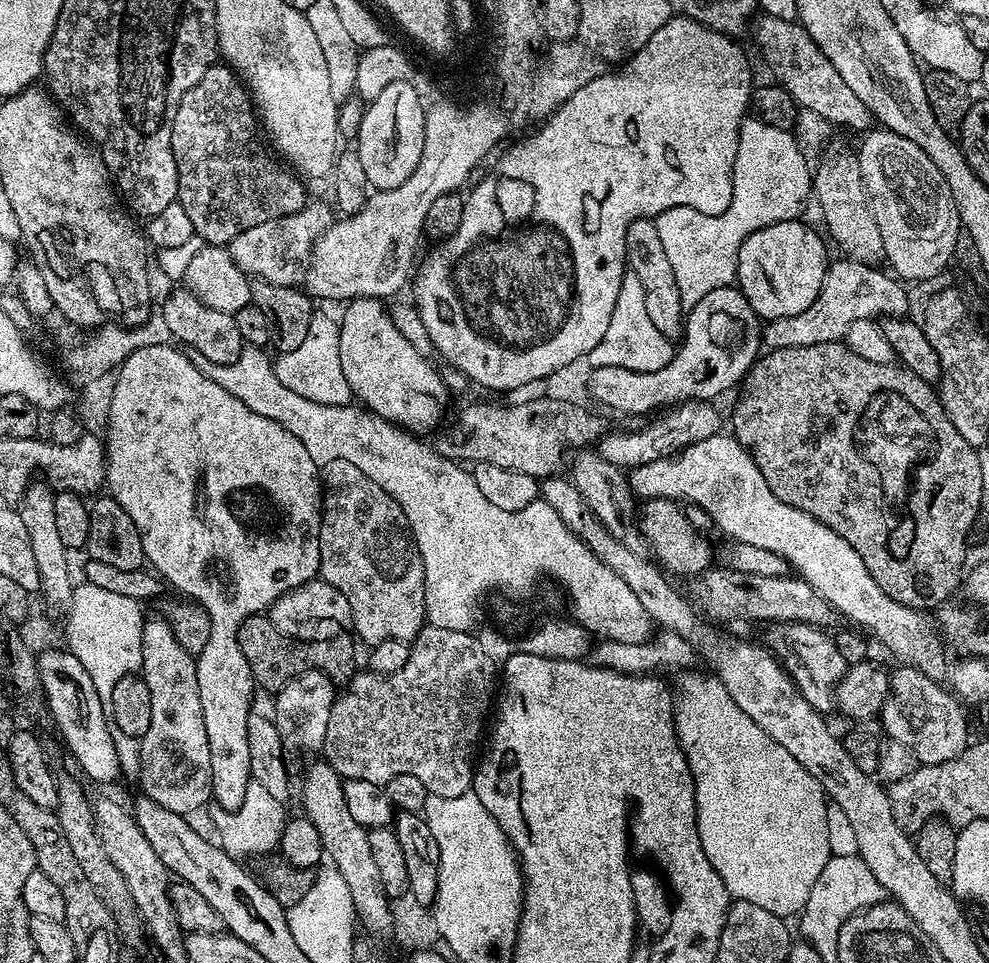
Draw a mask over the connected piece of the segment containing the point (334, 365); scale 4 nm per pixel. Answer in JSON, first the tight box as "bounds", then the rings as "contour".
{"bounds":[274,316,353,406],"contour":[[[316,316],[312,320],[311,317],[298,347],[289,352],[279,353],[274,363],[282,386],[294,390],[294,394],[302,394],[302,398],[310,398],[310,402],[322,402],[322,406],[342,406],[353,403],[350,382],[346,382],[346,374],[342,370],[340,326],[335,319]]]}

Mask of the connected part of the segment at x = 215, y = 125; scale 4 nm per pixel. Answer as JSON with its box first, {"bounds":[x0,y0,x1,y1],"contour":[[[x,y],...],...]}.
{"bounds":[170,66,310,245],"contour":[[[214,66],[209,72],[202,74],[202,78],[194,86],[190,86],[186,94],[182,94],[182,102],[178,102],[170,134],[170,146],[174,162],[178,166],[176,199],[182,210],[186,210],[196,235],[205,245],[231,245],[238,234],[254,226],[262,226],[262,222],[298,214],[309,203],[310,196],[304,189],[305,181],[260,145],[255,128],[258,128],[258,116],[250,93],[240,77],[227,66]]]}

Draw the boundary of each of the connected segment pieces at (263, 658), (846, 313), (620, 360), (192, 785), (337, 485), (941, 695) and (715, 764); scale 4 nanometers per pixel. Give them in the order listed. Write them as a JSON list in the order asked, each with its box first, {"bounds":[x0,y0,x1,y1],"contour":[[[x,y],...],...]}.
[{"bounds":[236,615,358,690],"contour":[[[267,615],[251,616],[246,618],[238,626],[236,631],[236,645],[242,650],[242,654],[246,654],[246,662],[250,662],[250,670],[252,677],[256,680],[257,685],[261,689],[272,688],[271,690],[279,690],[284,687],[288,681],[293,680],[299,672],[304,672],[308,668],[321,669],[328,677],[332,679],[332,683],[337,686],[353,679],[358,671],[358,665],[352,660],[336,660],[336,644],[332,642],[321,642],[319,640],[292,640],[286,634],[282,634],[278,630],[274,630],[274,626],[268,621]]]},{"bounds":[762,259,909,350],"contour":[[[839,259],[829,263],[822,290],[809,308],[802,310],[802,314],[770,320],[763,325],[762,344],[765,349],[790,350],[790,346],[818,346],[831,340],[840,342],[847,337],[850,326],[859,320],[909,315],[908,292],[904,289],[907,287],[895,275],[879,272],[879,267],[857,260]]]},{"bounds":[587,275,673,372],"contour":[[[625,275],[622,290],[618,290],[618,302],[614,302],[614,314],[610,314],[610,326],[606,326],[606,334],[602,334],[602,342],[598,342],[598,346],[594,346],[594,350],[588,353],[587,363],[590,362],[592,368],[618,367],[635,372],[653,372],[662,370],[662,366],[671,362],[673,355],[673,341],[658,334],[654,322],[650,322],[650,317],[646,315],[646,298],[642,294],[642,282],[638,282],[638,278],[634,275]]]},{"bounds":[138,619,212,817],"contour":[[[145,619],[142,634],[142,675],[150,690],[150,726],[138,740],[139,791],[158,806],[187,817],[188,812],[196,812],[204,803],[209,803],[212,795],[210,742],[206,742],[202,698],[198,698],[195,659],[182,650],[176,631],[167,619],[164,620]]]},{"bounds":[319,460,426,646],"contour":[[[335,460],[329,464],[323,465],[322,468],[322,511],[320,513],[320,571],[319,579],[330,582],[330,586],[334,586],[338,590],[342,590],[342,594],[346,594],[346,602],[350,602],[350,610],[352,611],[351,627],[356,628],[355,635],[365,640],[368,646],[377,644],[378,642],[386,642],[387,640],[403,640],[411,642],[416,639],[426,626],[424,619],[424,567],[422,566],[422,558],[418,546],[412,537],[410,530],[410,522],[406,518],[406,514],[402,514],[402,506],[398,506],[398,502],[394,502],[394,498],[390,498],[390,494],[386,494],[386,490],[382,490],[382,486],[378,486],[378,482],[370,482],[370,478],[366,478],[366,474],[362,474],[362,470],[358,470],[358,466],[353,466],[350,462],[342,462]]]},{"bounds":[878,668,970,764],"contour":[[[916,668],[897,669],[891,673],[890,695],[878,717],[887,739],[902,742],[920,764],[941,764],[961,756],[970,743],[961,701],[943,683],[931,680]]]},{"bounds":[674,670,832,918],"contour":[[[684,670],[679,673],[680,681],[674,684],[674,723],[676,726],[676,737],[686,754],[686,762],[690,766],[690,774],[696,779],[696,821],[698,822],[698,838],[702,838],[702,850],[706,850],[706,858],[710,858],[710,866],[718,870],[718,878],[726,886],[729,897],[732,900],[741,900],[742,902],[754,902],[754,906],[762,906],[762,910],[770,910],[770,914],[791,918],[792,915],[803,913],[806,902],[810,898],[810,890],[814,890],[814,882],[818,882],[818,874],[822,874],[822,866],[826,866],[829,856],[832,855],[830,843],[827,842],[827,814],[830,811],[830,801],[824,794],[824,787],[786,750],[786,746],[778,746],[734,698],[722,686],[720,679],[714,674],[704,672],[692,672],[693,670]]]}]

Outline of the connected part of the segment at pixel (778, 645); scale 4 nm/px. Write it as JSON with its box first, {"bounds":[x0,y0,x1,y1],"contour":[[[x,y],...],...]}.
{"bounds":[766,622,849,714],"contour":[[[784,622],[772,637],[766,641],[773,656],[784,665],[788,677],[796,683],[796,689],[822,714],[833,711],[836,702],[836,688],[849,665],[842,658],[835,639],[825,629],[815,628],[809,624]]]}

